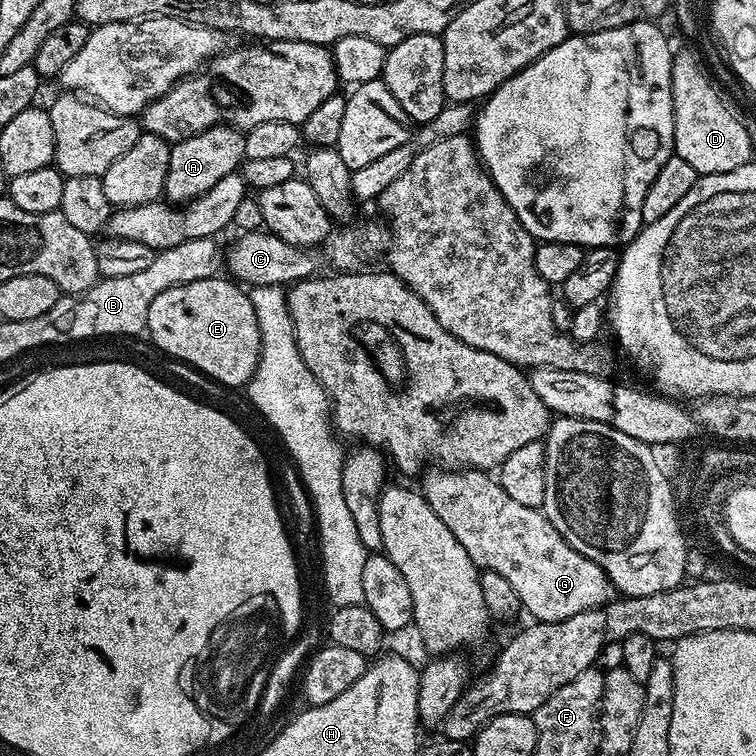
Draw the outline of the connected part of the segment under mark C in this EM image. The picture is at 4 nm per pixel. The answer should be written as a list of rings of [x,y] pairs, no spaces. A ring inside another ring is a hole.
[[[261,230],[245,232],[235,237],[229,248],[226,248],[226,272],[233,281],[244,286],[291,286],[297,280],[306,280],[317,275],[320,264],[319,251],[311,248],[299,248],[284,242],[274,233]]]

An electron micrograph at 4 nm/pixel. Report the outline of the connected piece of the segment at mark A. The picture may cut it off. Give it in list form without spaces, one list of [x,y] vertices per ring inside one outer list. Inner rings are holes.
[[[216,124],[197,136],[177,140],[170,150],[170,170],[166,170],[164,196],[173,205],[183,206],[206,194],[206,190],[210,190],[214,182],[222,182],[226,174],[237,171],[245,159],[244,132],[231,124]]]

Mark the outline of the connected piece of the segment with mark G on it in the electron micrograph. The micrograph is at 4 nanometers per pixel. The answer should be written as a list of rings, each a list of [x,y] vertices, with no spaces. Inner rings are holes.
[[[468,468],[467,470],[436,470],[440,472],[431,472],[431,470],[423,473],[424,488],[422,487],[422,495],[426,498],[426,502],[430,502],[430,510],[434,510],[434,514],[438,514],[438,518],[442,518],[442,523],[450,530],[450,534],[454,534],[454,538],[458,538],[458,542],[462,542],[462,550],[466,550],[466,554],[470,554],[470,558],[475,562],[477,568],[487,570],[494,574],[502,574],[502,578],[506,578],[506,582],[510,582],[510,586],[514,586],[514,594],[518,594],[521,609],[525,613],[532,615],[533,621],[545,624],[546,622],[562,622],[566,618],[574,618],[574,614],[582,614],[582,610],[590,610],[597,608],[603,604],[607,604],[613,599],[614,589],[610,578],[602,570],[602,566],[598,566],[594,562],[590,562],[590,558],[586,558],[582,554],[578,554],[578,550],[574,550],[574,546],[570,546],[566,542],[566,538],[562,538],[562,534],[558,534],[558,530],[554,530],[552,523],[547,520],[543,511],[539,508],[531,508],[530,506],[521,506],[514,498],[510,498],[510,494],[506,494],[506,490],[502,490],[499,479],[492,480],[487,471],[479,468]]]

